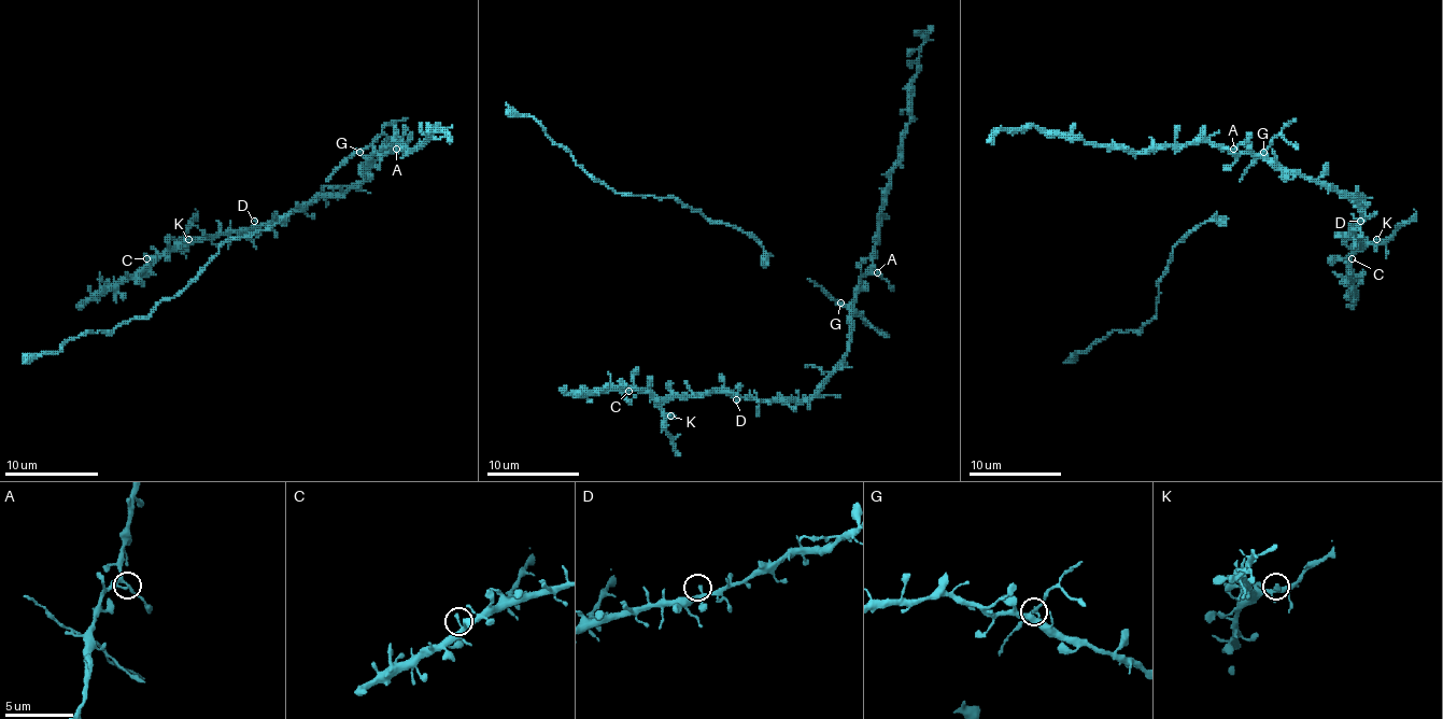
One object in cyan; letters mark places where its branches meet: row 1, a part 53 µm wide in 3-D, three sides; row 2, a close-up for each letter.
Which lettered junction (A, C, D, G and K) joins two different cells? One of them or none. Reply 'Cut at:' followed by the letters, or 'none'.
Cut at: none

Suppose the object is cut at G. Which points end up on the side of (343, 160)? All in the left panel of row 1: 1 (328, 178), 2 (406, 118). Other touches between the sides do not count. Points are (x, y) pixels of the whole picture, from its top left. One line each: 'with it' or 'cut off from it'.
1: with it
2: with it

